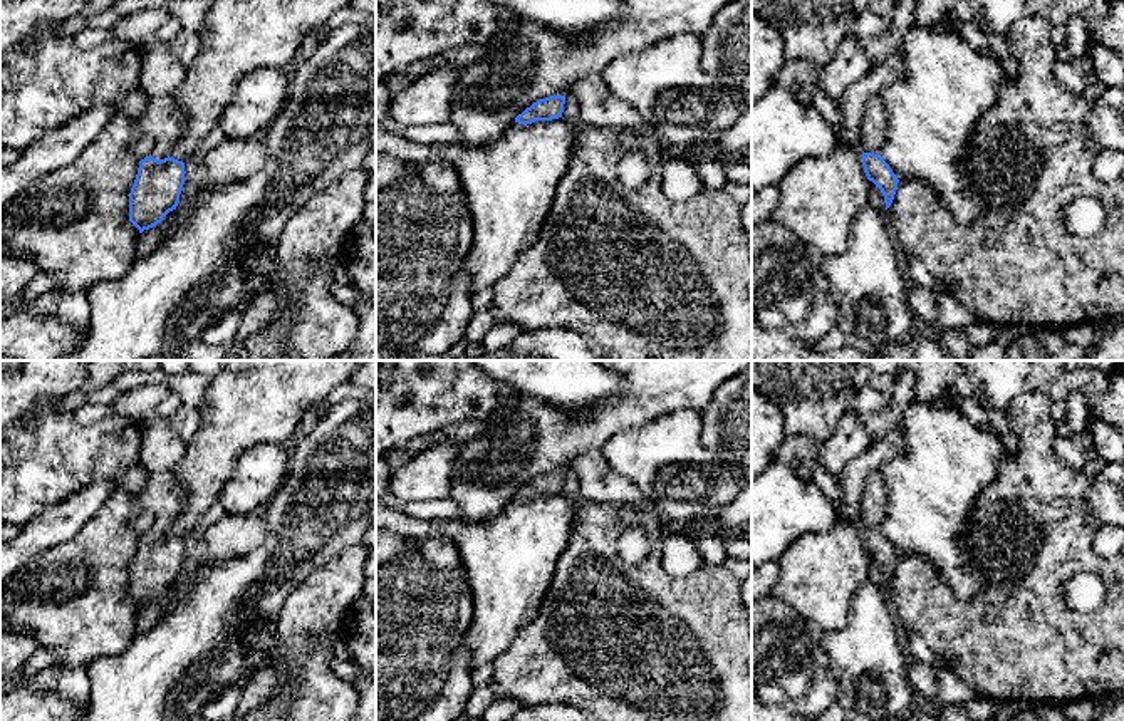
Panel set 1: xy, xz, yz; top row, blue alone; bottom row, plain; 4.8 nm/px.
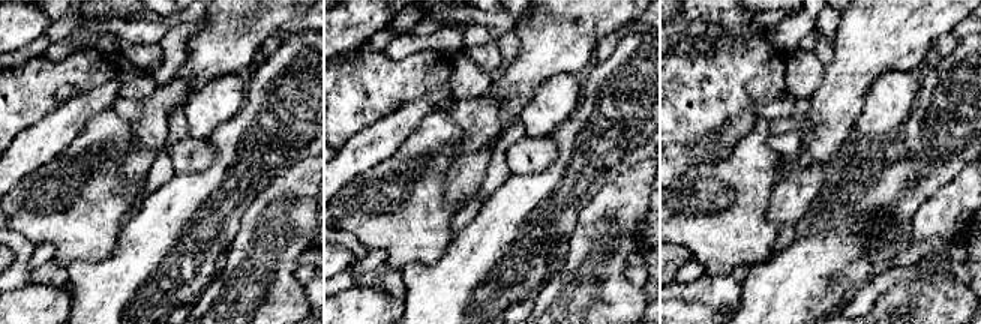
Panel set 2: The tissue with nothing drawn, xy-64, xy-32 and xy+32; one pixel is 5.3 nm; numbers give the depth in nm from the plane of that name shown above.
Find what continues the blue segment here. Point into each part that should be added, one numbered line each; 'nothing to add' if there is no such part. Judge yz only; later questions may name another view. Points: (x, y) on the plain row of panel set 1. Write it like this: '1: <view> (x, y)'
1: yz (874, 500)

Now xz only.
nothing to add

